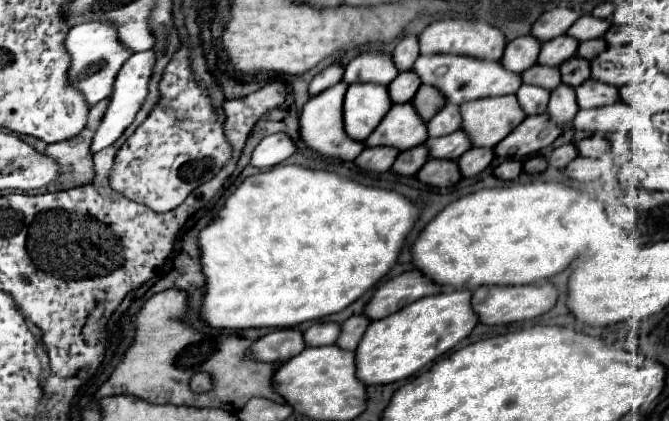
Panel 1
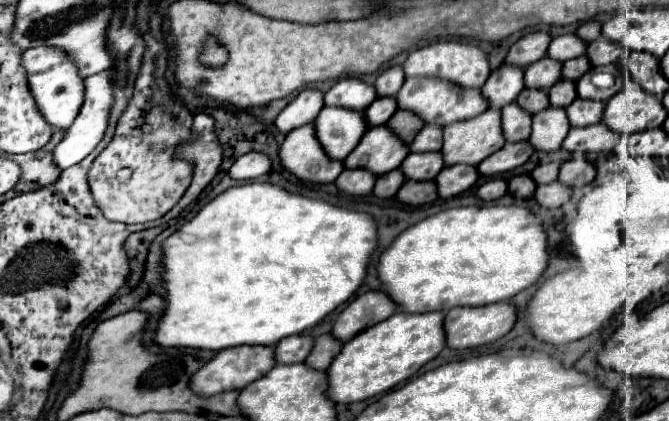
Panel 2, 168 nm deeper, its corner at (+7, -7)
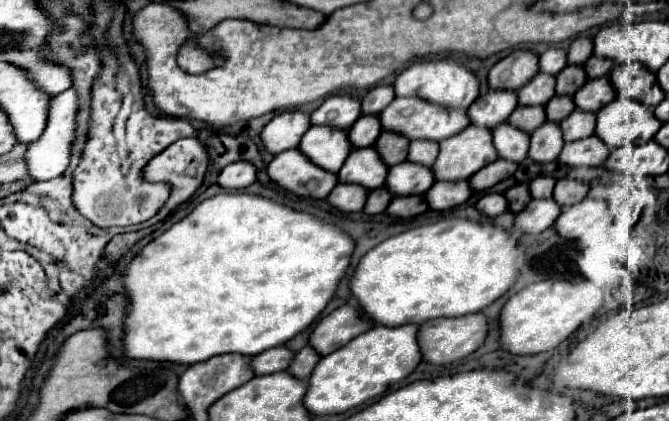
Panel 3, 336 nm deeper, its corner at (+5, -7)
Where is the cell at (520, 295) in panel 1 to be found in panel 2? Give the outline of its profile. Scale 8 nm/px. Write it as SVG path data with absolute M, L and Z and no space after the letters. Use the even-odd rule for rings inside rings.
M494 302L494 304L486 304L486 306L452 308L444 316L448 346L450 348L476 348L476 346L494 342L494 340L506 336L514 328L516 320L518 320L518 308L512 302Z

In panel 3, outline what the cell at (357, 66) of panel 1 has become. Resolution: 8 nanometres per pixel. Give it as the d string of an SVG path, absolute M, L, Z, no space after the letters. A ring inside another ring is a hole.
M330 96L316 112L312 112L310 124L348 130L360 118L358 108L360 108L360 100L354 100L350 96Z

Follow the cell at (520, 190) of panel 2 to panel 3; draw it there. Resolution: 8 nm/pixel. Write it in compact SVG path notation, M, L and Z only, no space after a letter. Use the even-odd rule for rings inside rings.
M516 184L506 192L506 200L508 200L508 210L518 214L528 202L530 202L530 192L526 184Z

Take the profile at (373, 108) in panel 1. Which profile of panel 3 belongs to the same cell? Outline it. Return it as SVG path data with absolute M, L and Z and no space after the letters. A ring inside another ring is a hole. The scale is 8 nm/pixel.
M312 126L302 136L298 150L308 160L312 160L312 164L336 174L338 168L342 168L352 148L350 148L350 142L346 140L346 132L338 132L338 128Z

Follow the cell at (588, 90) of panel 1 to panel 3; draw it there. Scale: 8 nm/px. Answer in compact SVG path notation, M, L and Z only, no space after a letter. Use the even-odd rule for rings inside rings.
M574 110L566 120L560 122L564 142L574 142L574 140L582 140L582 138L592 136L594 134L594 120L596 120L596 116L592 112Z

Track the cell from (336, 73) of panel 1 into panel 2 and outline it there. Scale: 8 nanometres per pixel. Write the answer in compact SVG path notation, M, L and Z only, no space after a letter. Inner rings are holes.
M318 88L302 90L276 118L276 126L282 132L290 132L302 124L316 120L318 112L324 106L324 94Z

